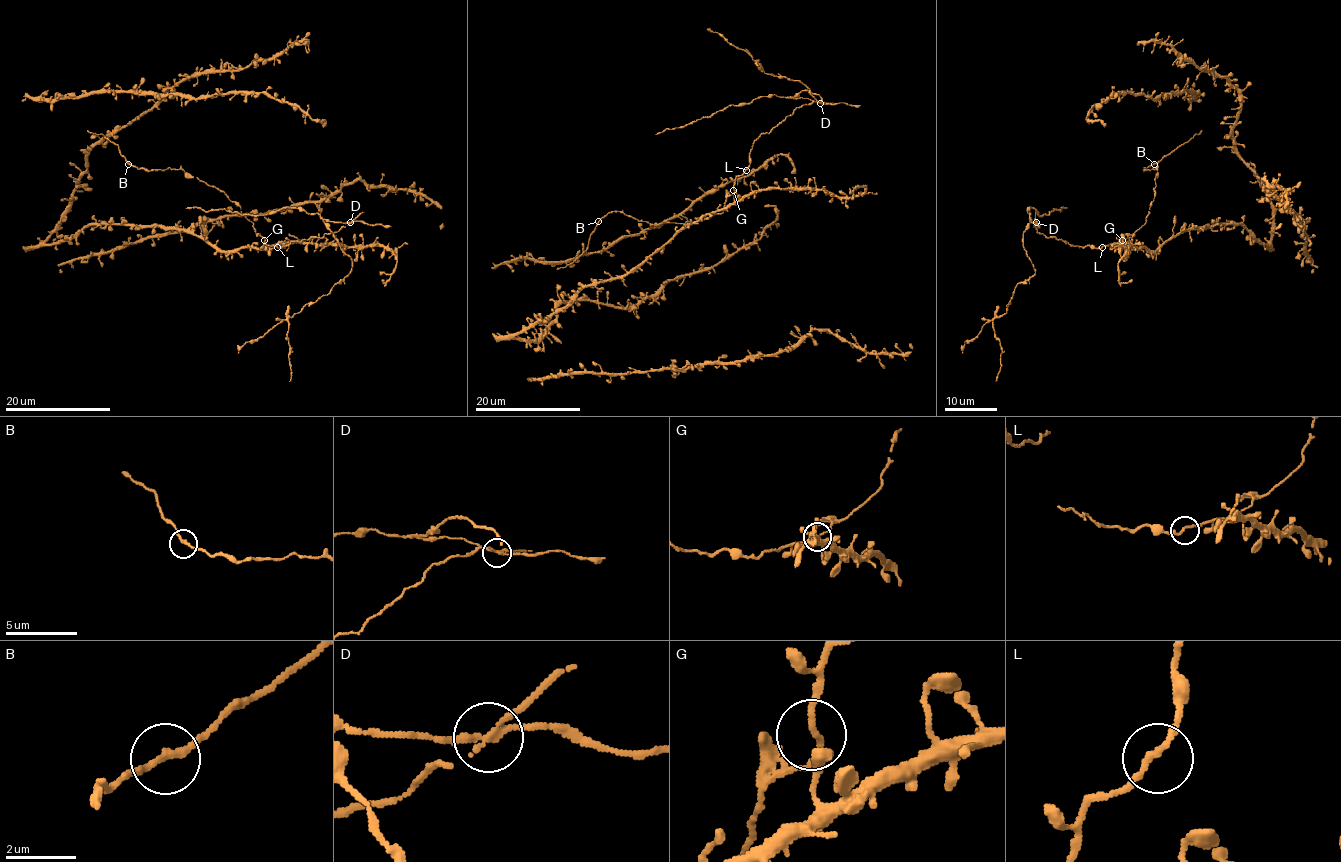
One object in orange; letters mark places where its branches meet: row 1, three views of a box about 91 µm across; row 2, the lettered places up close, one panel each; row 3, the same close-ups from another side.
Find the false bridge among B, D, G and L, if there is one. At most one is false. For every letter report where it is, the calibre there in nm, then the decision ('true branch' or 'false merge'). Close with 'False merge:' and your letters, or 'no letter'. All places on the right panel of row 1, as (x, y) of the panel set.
B: at (1154, 164); 180 nm thick; true branch
D: at (1036, 222); 170 nm thick; false merge
G: at (1122, 240); 110 nm thick; true branch
L: at (1102, 247); 170 nm thick; true branch
False merge: D

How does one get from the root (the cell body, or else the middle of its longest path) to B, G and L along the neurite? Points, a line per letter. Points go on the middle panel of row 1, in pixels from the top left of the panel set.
B: (673, 238), (704, 216), (725, 209), (735, 190), (721, 213), (698, 221), (652, 224), (619, 211), (598, 221)
G: (673, 238), (704, 216), (725, 209), (733, 202), (736, 192), (733, 190)
L: (673, 238), (704, 216), (725, 209), (733, 202), (735, 179), (746, 170)

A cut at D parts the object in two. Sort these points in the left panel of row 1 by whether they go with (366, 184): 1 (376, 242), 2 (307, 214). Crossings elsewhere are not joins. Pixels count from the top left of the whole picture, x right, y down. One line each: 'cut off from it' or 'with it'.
1: with it
2: cut off from it

